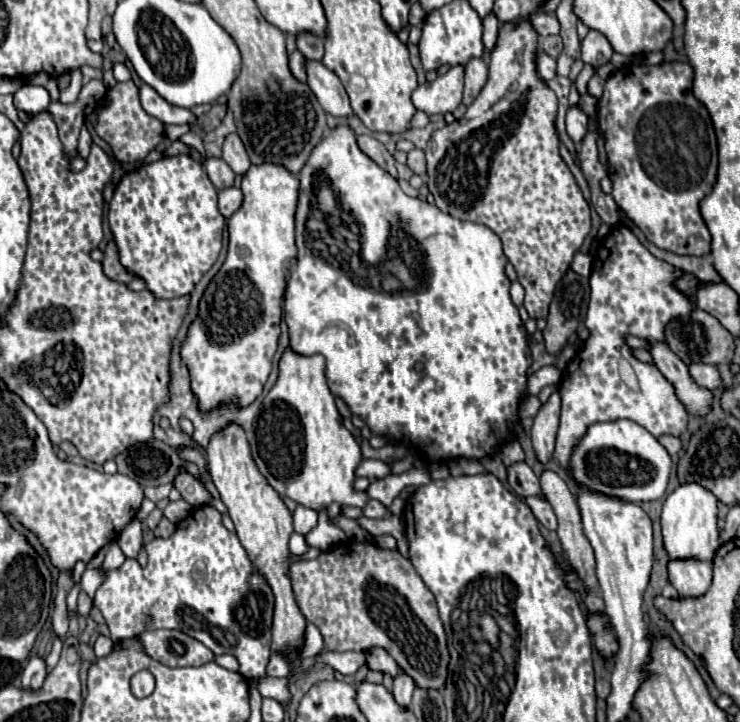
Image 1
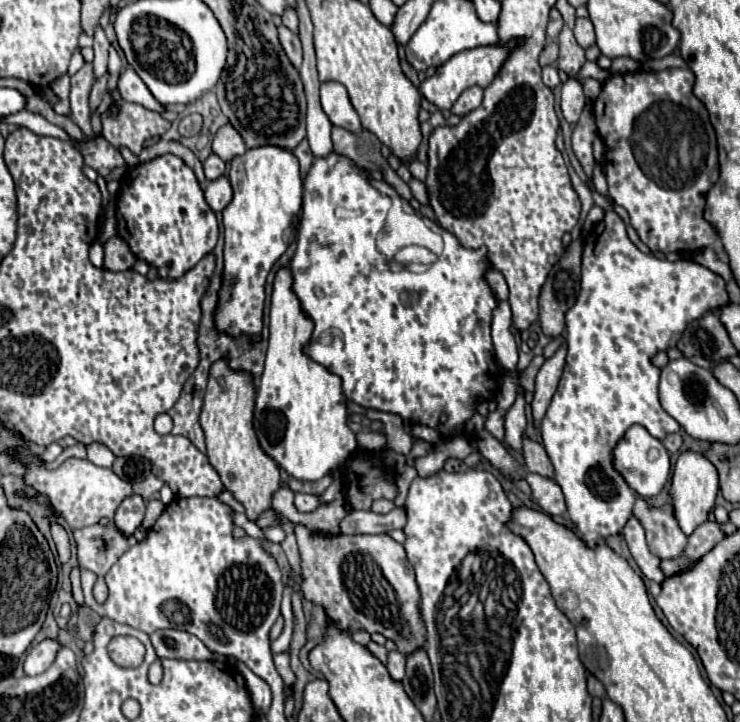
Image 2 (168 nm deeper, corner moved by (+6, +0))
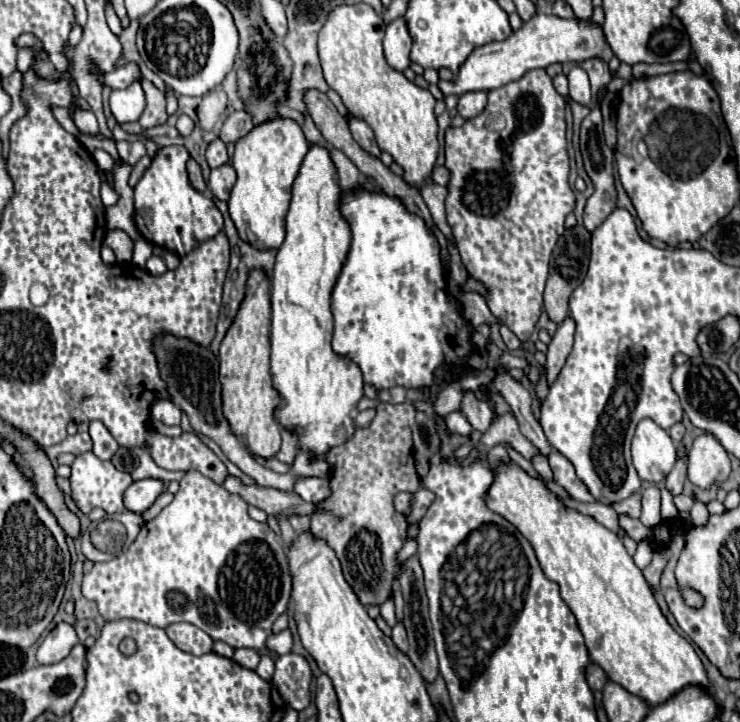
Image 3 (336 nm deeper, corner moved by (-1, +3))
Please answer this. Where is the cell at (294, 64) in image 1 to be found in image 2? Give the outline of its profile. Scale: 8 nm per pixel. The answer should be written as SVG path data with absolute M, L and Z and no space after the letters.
M284 25L278 27L278 35L280 35L282 49L286 51L290 63L292 63L296 69L300 69L300 65L302 65L302 43L300 43L300 39L298 39L288 27L284 27Z

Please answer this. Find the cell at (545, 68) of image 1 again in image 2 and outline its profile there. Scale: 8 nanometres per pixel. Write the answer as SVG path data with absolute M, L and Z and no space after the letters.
M546 65L546 67L542 67L542 81L544 81L550 89L554 89L556 85L560 85L558 69L556 69L554 65Z

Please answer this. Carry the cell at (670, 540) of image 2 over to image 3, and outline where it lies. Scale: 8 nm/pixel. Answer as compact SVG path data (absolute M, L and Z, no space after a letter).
M677 444L677 462L665 478L665 488L671 494L681 494L685 478L687 478L687 450L683 444Z

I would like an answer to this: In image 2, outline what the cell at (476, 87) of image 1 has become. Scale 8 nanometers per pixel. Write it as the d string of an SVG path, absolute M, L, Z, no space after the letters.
M472 85L472 87L468 87L468 89L458 97L458 101L456 101L454 107L452 107L452 113L456 113L456 115L462 117L462 115L470 113L472 109L476 109L480 103L482 103L482 87Z

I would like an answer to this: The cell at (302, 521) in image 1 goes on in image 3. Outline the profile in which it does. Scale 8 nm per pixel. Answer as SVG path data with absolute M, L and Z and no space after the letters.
M299 478L295 482L295 492L305 502L321 502L329 496L329 482L325 478Z

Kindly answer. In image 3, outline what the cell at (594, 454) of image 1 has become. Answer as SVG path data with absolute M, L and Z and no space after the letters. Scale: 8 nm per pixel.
M649 418L637 424L631 454L639 478L653 484L663 482L675 464L675 444L671 436Z

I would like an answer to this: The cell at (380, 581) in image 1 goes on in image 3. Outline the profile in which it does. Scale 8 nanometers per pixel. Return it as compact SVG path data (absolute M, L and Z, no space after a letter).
M407 400L407 402L401 402L401 404L385 404L385 402L383 402L383 404L377 406L377 416L371 420L371 424L369 424L367 428L355 428L353 438L349 438L349 440L347 440L345 444L341 444L341 446L331 448L331 450L325 454L325 460L327 460L329 466L331 466L331 474L329 474L331 494L329 494L323 502L317 502L317 504L315 504L315 506L317 506L317 512L311 514L311 532L313 532L315 536L321 536L323 540L327 540L327 544L337 552L337 558L341 560L341 566L343 566L345 580L349 580L351 588L357 592L359 600L361 600L365 606L369 606L369 604L383 604L383 602L393 594L393 590L391 590L393 578L397 576L397 572L401 572L401 566L397 564L395 556L397 556L397 552L401 550L401 546L405 544L407 520L405 520L403 514L399 514L399 512L393 508L393 498L395 498L395 494L401 492L401 490L417 490L417 488L421 486L421 480L419 480L419 476L417 476L417 472L415 472L413 440L411 440L411 426L413 426L413 422L415 422L415 412L417 412L417 410L415 410L415 406L413 406L409 400Z

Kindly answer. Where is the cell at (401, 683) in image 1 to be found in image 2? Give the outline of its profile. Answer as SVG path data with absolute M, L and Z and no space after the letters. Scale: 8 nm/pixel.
M392 651L388 655L388 673L394 681L402 681L404 679L404 665L406 665L406 659L398 653L398 651Z

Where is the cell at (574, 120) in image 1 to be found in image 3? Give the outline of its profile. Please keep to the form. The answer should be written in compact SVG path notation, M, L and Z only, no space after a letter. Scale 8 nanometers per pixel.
M573 66L569 72L569 96L579 104L591 104L591 88L587 72L581 66Z

